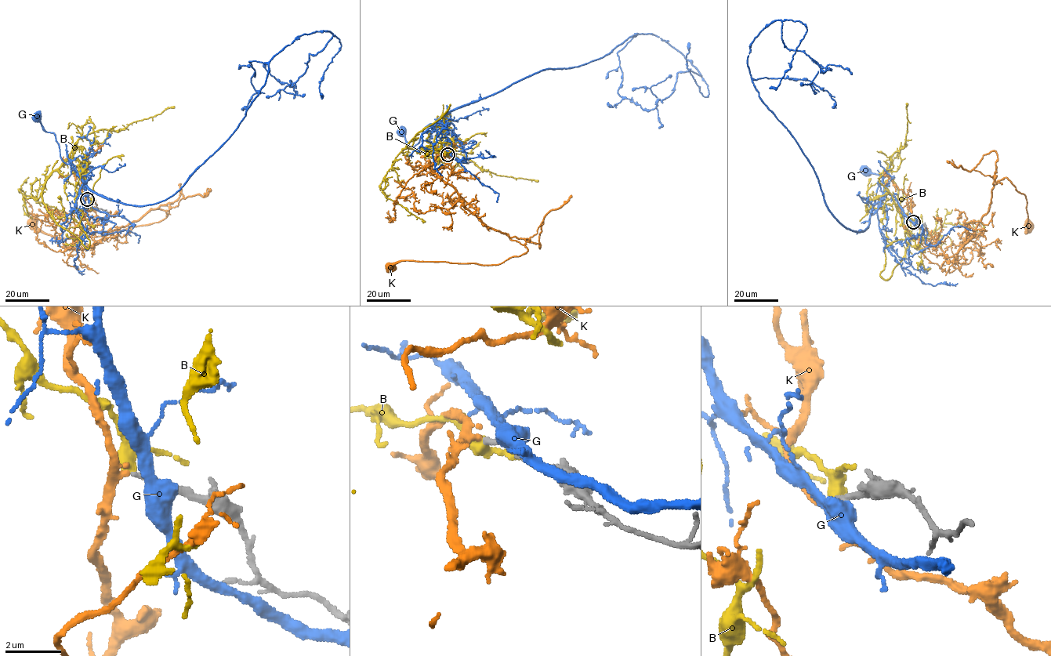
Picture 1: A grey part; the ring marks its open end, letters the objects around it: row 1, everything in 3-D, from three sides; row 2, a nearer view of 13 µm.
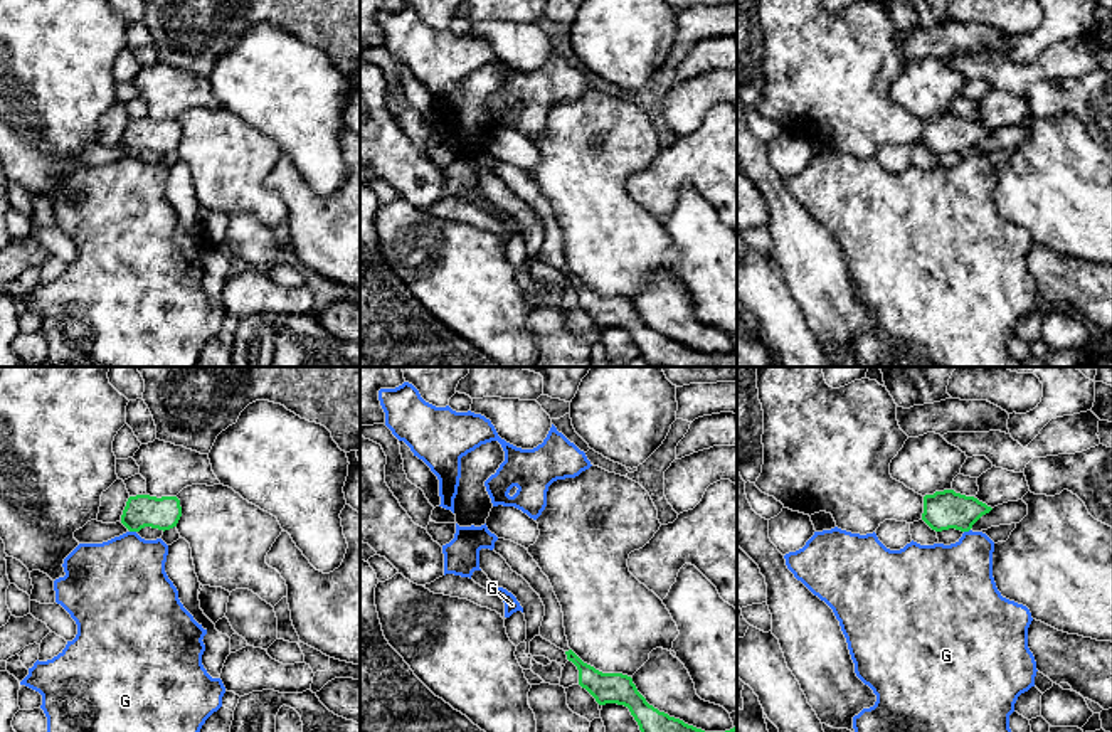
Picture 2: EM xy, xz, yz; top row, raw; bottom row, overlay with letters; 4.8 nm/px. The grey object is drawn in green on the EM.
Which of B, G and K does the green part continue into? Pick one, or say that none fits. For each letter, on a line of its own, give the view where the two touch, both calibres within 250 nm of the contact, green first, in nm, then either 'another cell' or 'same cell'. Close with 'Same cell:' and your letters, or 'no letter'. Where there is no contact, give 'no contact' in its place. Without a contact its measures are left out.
B: no contact; another cell
G: contact in xy; calibres 160 and 420 nm; another cell
K: no contact; same cell
Same cell: K

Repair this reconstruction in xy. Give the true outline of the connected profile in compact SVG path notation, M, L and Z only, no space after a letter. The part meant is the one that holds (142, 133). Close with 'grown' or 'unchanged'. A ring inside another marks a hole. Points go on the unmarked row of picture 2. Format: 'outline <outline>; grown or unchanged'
outline M130 119L121 138L121 146L130 155L140 155L145 150L170 153L177 150L182 140L180 123L177 119Z; unchanged

